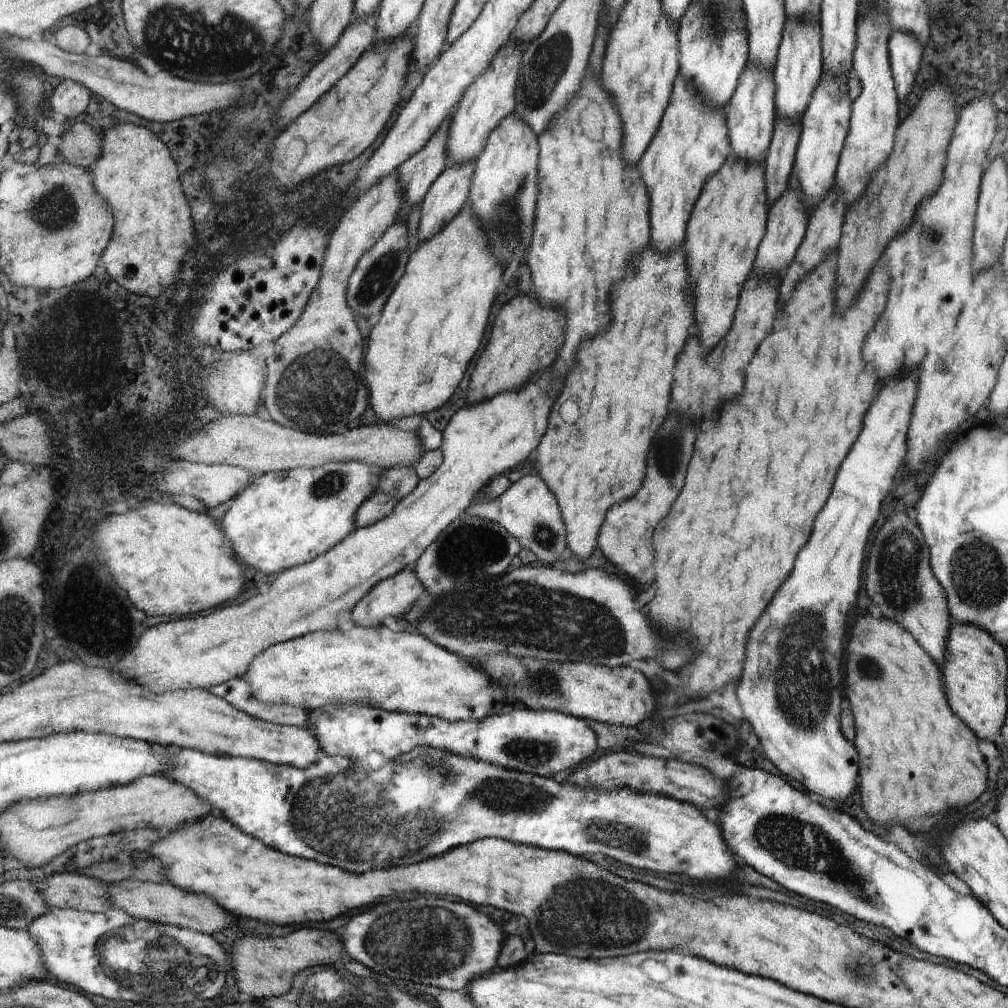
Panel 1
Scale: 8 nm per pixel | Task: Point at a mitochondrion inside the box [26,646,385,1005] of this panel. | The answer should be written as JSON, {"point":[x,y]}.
{"point":[129,954]}

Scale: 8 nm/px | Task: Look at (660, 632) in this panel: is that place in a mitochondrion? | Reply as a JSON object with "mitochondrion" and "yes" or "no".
{"mitochondrion":"no"}

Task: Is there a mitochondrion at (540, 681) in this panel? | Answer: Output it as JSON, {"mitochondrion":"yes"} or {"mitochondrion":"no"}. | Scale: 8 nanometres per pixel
{"mitochondrion":"yes"}

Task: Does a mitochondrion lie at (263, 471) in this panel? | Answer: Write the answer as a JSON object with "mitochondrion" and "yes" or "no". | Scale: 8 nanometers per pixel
{"mitochondrion":"no"}

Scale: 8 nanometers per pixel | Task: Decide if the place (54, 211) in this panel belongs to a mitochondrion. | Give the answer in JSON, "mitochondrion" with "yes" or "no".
{"mitochondrion":"yes"}

